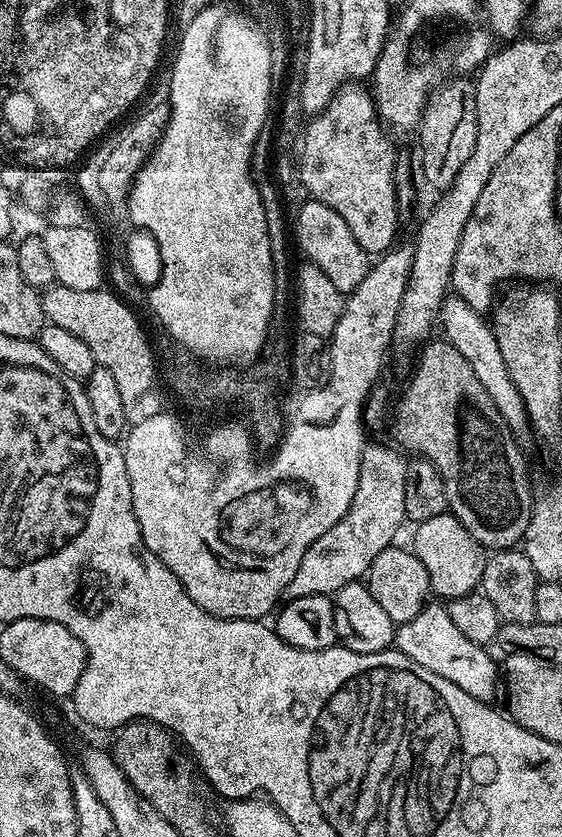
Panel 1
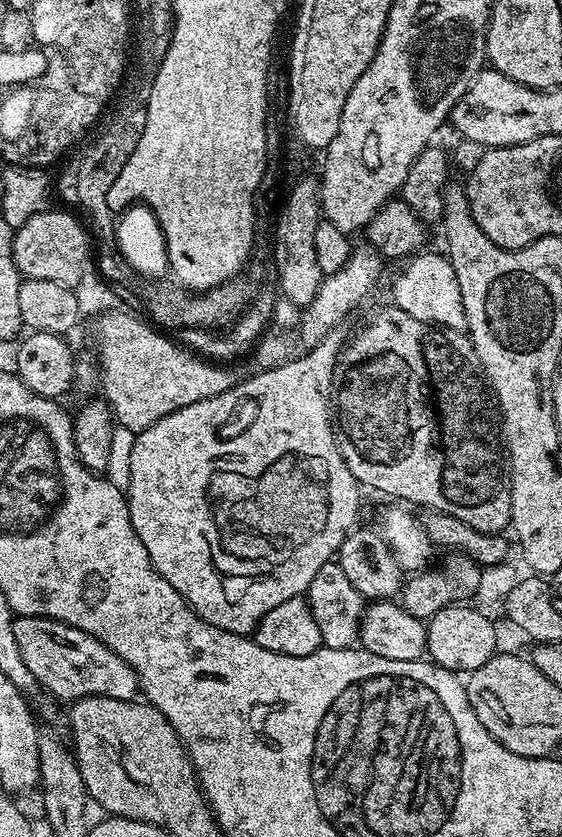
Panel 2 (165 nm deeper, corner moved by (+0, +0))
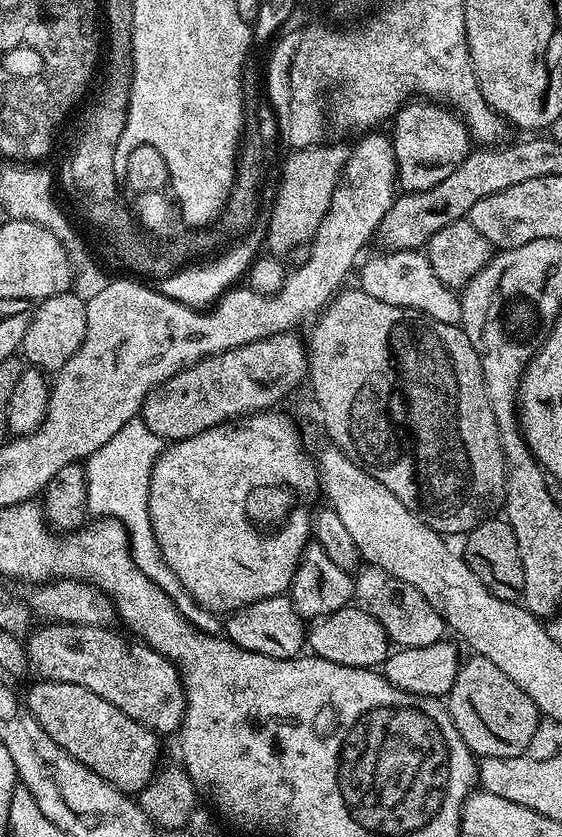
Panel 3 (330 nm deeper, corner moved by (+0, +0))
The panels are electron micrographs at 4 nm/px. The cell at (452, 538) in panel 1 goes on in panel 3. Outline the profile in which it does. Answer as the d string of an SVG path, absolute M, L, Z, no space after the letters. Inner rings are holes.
M372 570L369 576L357 575L354 580L354 588L358 593L361 605L375 616L386 630L389 641L401 648L417 648L418 646L430 646L445 639L446 625L444 619L426 602L426 598L410 582L402 582L398 578L388 575L387 572Z

